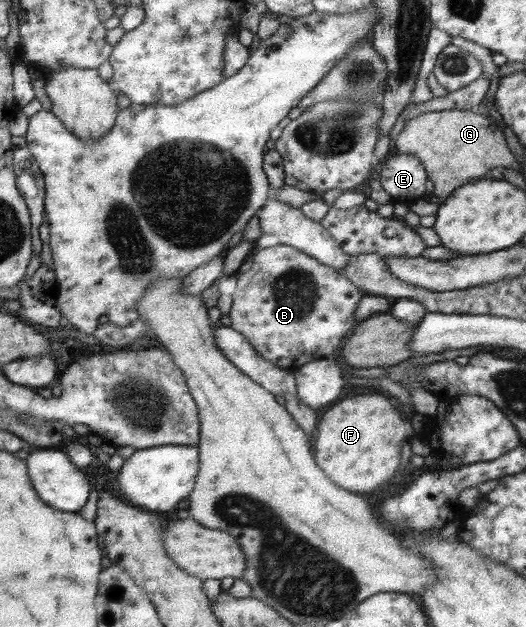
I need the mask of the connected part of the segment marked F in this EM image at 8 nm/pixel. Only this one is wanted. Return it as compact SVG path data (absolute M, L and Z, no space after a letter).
M368 394L344 398L330 406L319 423L312 440L316 465L342 489L350 493L370 493L384 479L392 477L400 463L402 439L414 436L410 423L402 421L398 411L388 403L388 395Z

